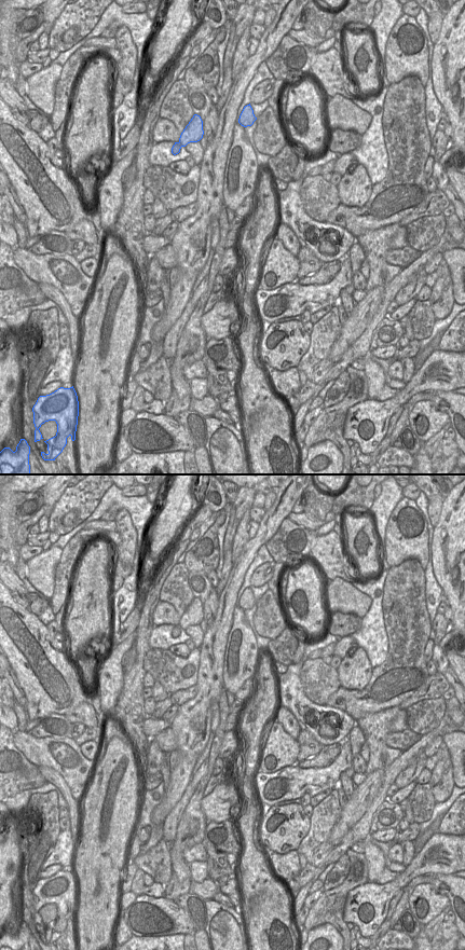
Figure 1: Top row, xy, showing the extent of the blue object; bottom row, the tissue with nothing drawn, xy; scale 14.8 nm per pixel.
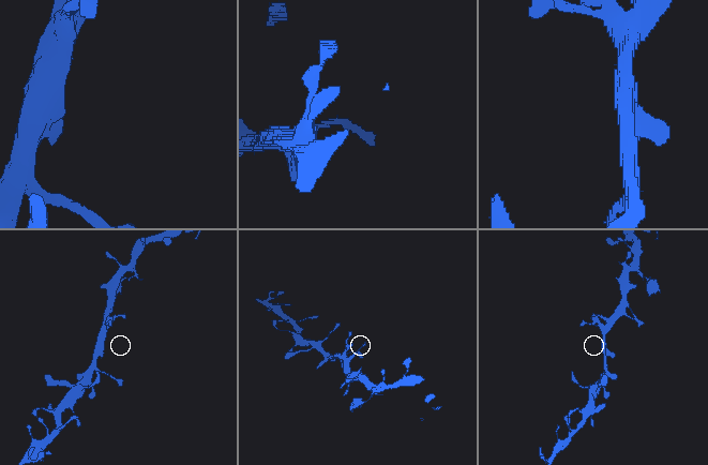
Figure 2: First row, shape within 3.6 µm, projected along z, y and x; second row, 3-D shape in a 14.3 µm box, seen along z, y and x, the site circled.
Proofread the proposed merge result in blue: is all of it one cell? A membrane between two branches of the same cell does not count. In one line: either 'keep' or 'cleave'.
keep

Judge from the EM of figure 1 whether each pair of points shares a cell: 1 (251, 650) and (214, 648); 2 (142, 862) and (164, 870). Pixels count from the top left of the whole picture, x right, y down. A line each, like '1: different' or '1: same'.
1: different
2: same

